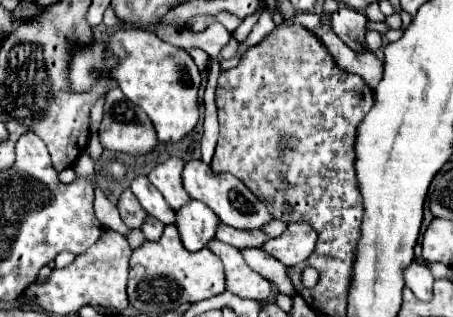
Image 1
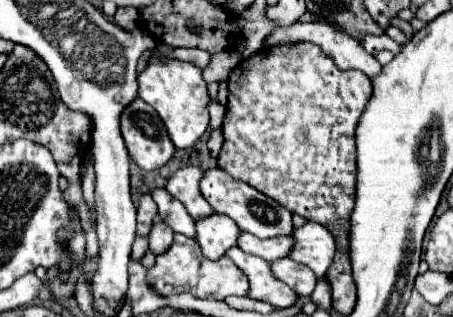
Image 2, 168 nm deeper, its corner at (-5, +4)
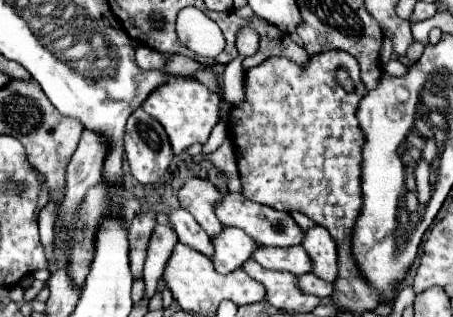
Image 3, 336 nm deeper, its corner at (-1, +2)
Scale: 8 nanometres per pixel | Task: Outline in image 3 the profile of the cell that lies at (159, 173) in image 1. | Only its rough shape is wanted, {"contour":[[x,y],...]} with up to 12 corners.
{"contour":[[187,179],[179,205],[209,237],[223,225],[213,213],[221,195],[209,179]]}

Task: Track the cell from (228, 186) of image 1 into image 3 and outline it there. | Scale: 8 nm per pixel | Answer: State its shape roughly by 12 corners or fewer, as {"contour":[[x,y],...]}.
{"contour":[[223,193],[215,215],[259,245],[299,245],[303,231],[285,211]]}

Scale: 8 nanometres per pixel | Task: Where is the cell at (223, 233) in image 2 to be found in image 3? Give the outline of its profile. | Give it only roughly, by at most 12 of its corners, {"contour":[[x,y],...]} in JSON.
{"contour":[[237,227],[211,237],[213,265],[229,273],[257,243]]}

